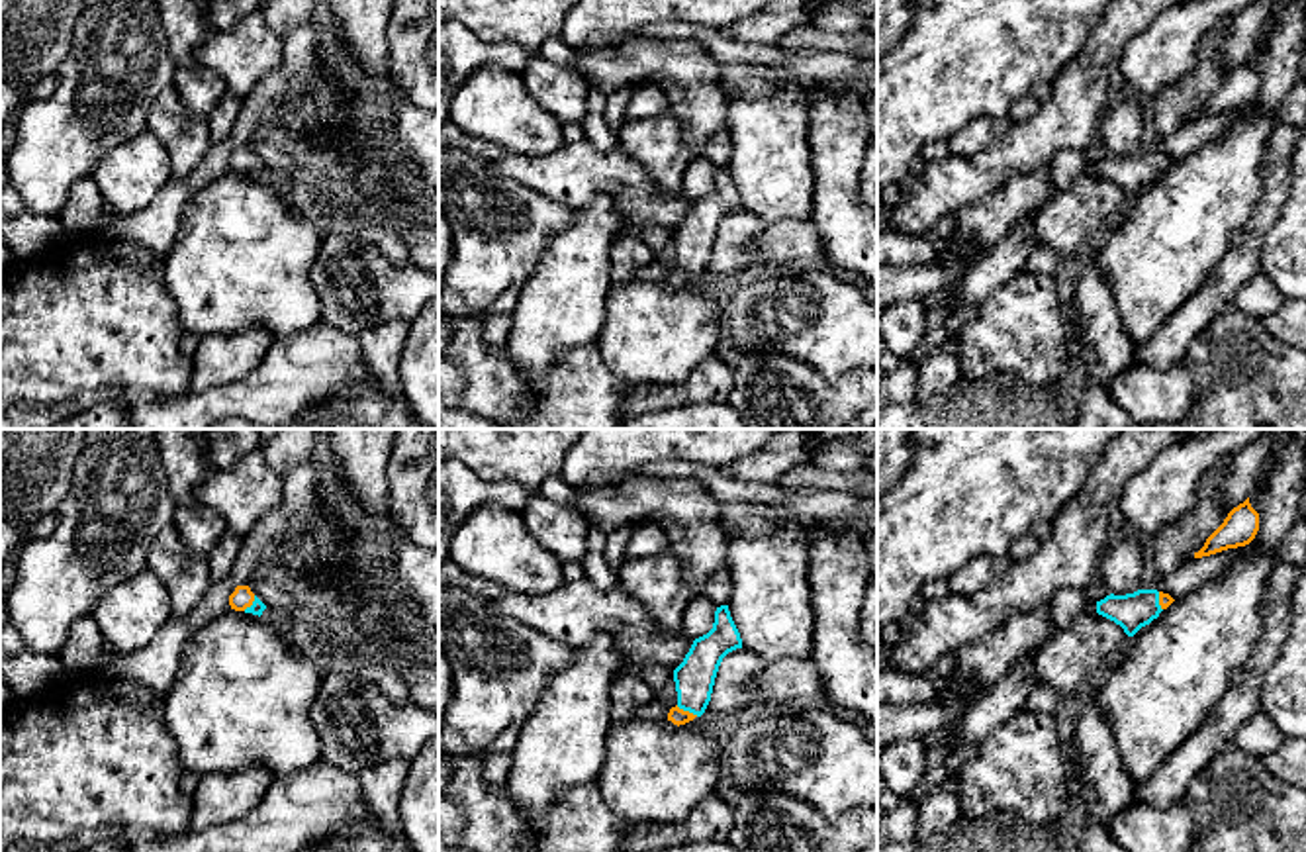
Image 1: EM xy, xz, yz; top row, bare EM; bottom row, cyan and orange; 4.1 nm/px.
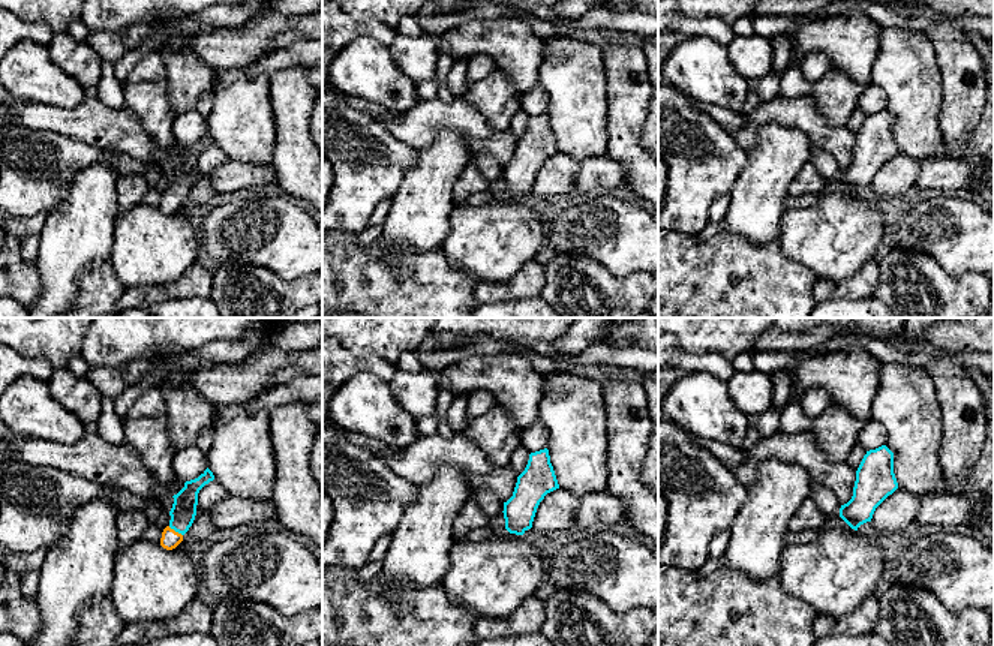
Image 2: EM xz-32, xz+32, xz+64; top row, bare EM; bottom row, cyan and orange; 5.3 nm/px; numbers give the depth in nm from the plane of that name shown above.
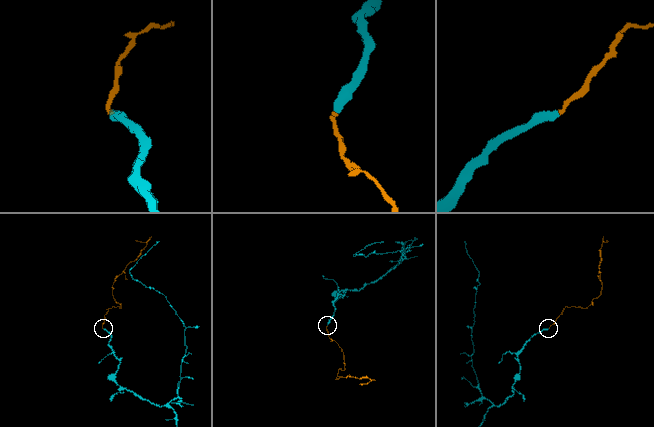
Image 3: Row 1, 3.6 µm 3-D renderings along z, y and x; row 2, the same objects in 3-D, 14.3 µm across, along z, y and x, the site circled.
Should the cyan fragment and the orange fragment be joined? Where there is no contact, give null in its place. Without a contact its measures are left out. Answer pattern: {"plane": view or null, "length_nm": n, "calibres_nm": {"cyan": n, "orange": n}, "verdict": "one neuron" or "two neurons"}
{"plane": "xz", "length_nm": 100, "calibres_nm": {"cyan": 160, "orange": 70}, "verdict": "one neuron"}

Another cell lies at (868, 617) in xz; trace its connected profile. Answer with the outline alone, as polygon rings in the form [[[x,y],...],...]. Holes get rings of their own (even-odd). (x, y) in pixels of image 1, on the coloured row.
[[[871,576],[865,588],[865,601],[860,613],[860,637],[873,652],[877,652],[877,578],[875,576]]]

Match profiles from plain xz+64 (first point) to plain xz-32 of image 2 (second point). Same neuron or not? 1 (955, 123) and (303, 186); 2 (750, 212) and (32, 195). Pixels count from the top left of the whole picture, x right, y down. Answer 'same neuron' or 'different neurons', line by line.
1: same neuron
2: different neurons

